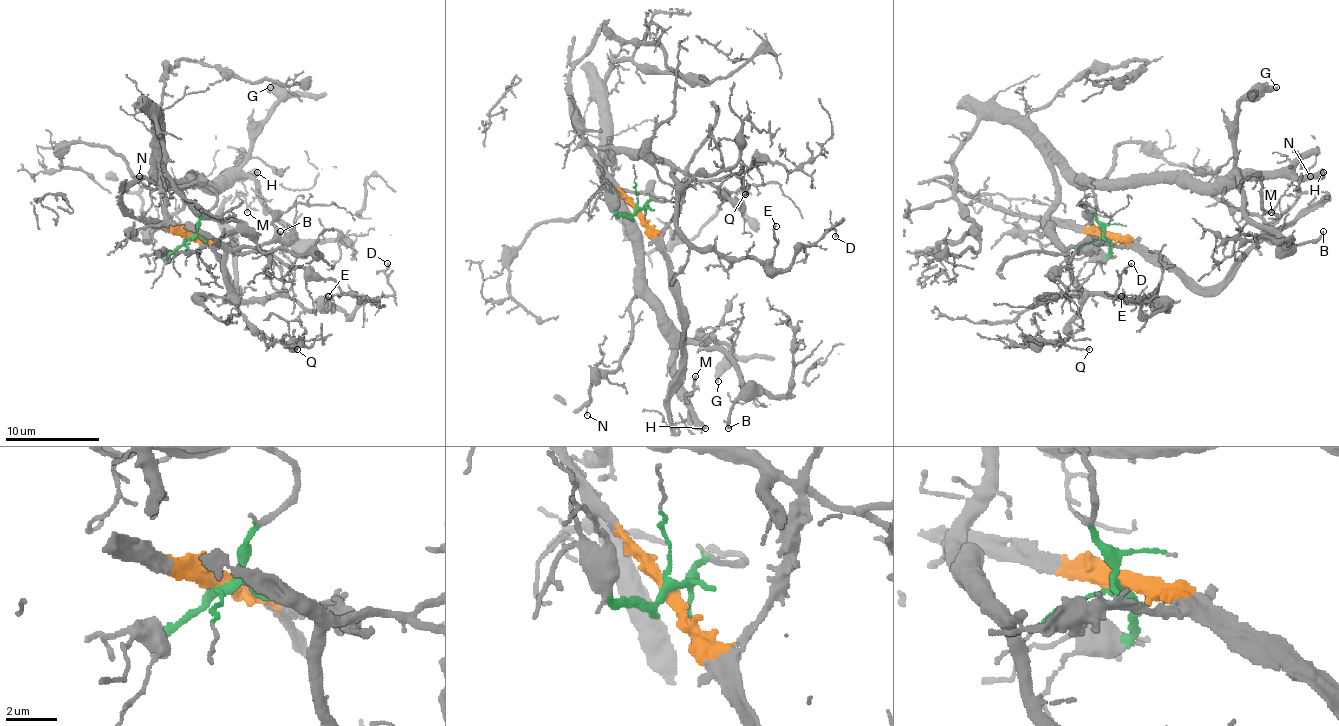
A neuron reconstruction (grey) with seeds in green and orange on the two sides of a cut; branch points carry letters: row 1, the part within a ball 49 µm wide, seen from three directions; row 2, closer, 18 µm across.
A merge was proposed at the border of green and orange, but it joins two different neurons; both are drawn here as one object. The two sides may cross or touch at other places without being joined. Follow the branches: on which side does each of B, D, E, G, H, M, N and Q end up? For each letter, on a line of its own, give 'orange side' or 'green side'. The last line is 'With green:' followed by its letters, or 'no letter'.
B: green side
D: green side
E: green side
G: green side
H: green side
M: green side
N: green side
Q: green side
With green: B, D, E, G, H, M, N, Q

